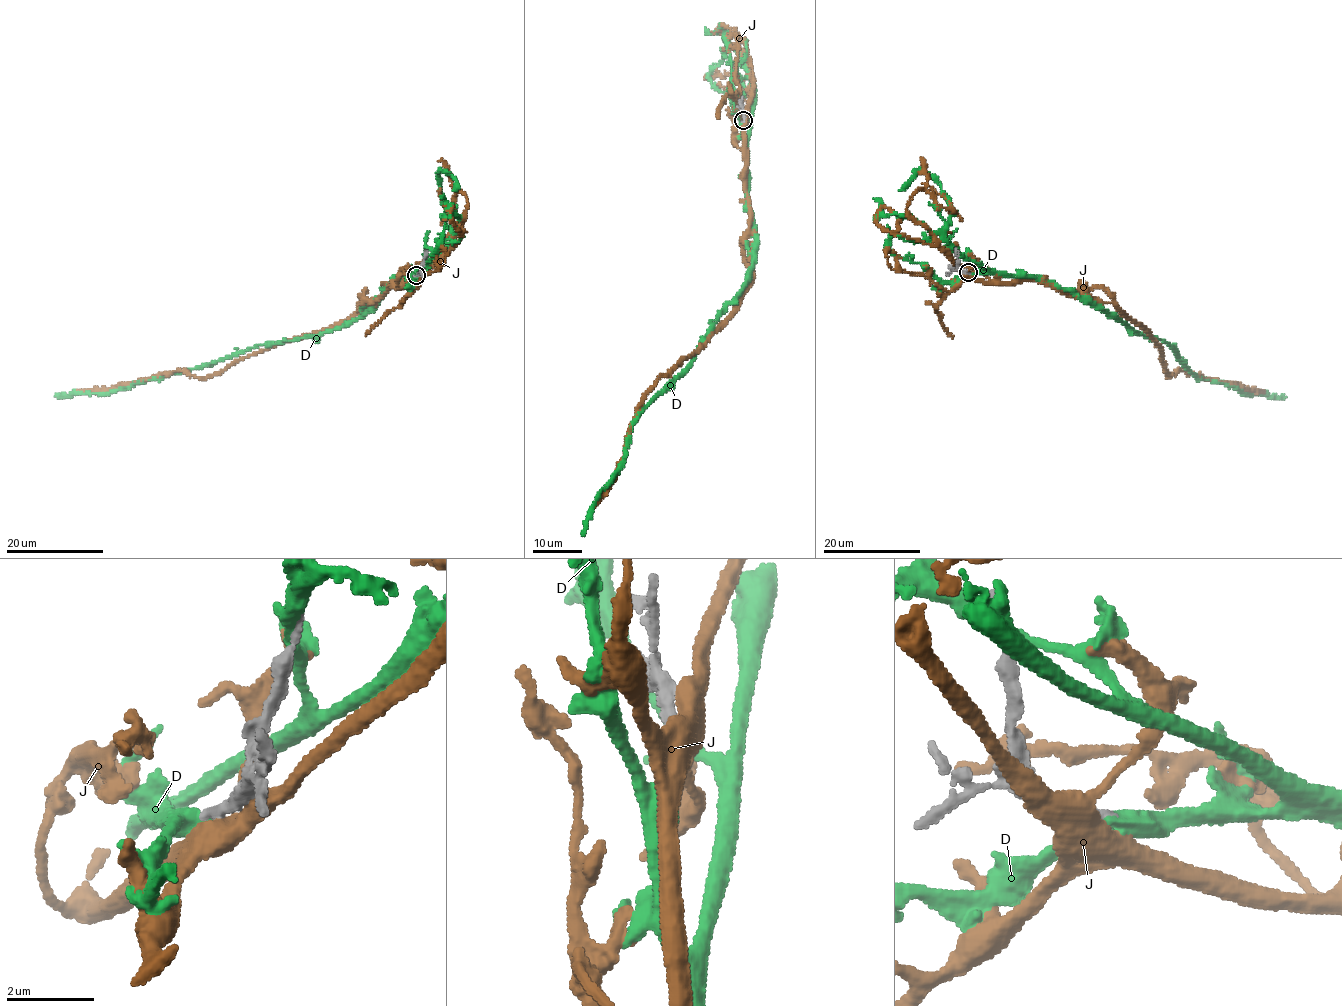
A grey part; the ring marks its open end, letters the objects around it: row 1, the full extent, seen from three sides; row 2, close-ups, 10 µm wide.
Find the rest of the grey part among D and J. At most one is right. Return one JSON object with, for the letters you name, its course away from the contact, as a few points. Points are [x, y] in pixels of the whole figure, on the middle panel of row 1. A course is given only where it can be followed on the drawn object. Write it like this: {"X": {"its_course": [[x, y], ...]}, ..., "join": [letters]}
{"join": []}

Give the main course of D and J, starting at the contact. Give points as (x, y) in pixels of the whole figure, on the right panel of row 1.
D: (968, 273), (1040, 276), (1088, 298), (1135, 332), (1167, 342), (1177, 359), (1197, 376), (1245, 393), (1285, 396)
J: (964, 272), (987, 282), (1040, 280), (1065, 293), (1103, 289), (1154, 340), (1166, 376), (1185, 370), (1264, 392)

